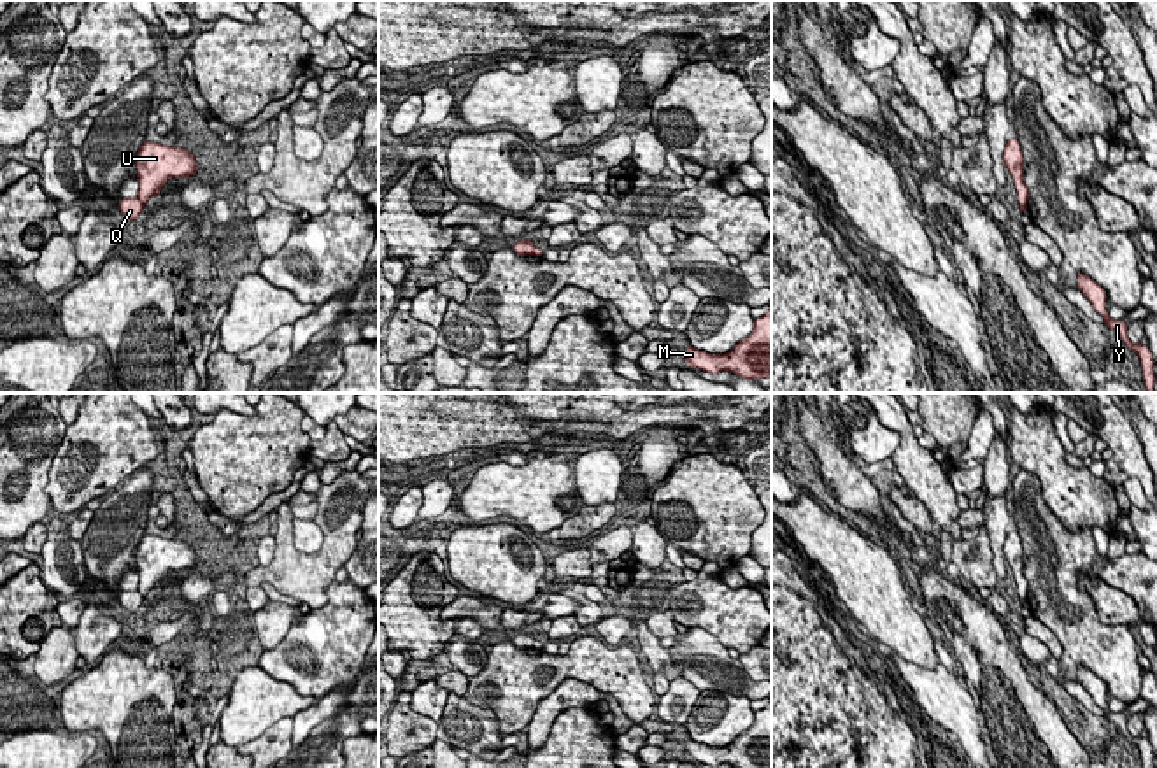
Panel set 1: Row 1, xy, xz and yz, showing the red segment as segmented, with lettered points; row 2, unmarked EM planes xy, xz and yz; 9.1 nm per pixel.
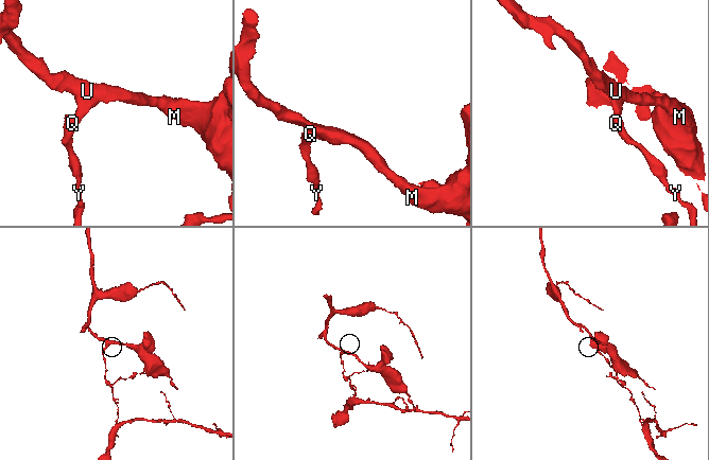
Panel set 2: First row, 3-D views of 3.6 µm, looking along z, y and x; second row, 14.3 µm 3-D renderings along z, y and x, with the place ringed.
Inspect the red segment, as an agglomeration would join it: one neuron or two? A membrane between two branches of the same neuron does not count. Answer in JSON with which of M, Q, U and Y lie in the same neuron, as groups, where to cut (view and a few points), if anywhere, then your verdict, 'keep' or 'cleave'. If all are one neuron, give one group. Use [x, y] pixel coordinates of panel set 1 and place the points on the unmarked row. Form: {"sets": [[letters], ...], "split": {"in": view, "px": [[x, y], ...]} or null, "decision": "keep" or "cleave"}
{"sets": [["M", "U"], ["Q", "Y"]], "split": {"in": "xy", "px": [[137, 591], [142, 598]]}, "decision": "cleave"}

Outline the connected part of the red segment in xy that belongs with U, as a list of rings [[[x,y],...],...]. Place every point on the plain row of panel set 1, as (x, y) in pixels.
[[[147,533],[140,538],[135,558],[140,575],[138,593],[142,598],[149,591],[158,589],[168,572],[189,570],[198,565],[198,556],[191,544]]]

